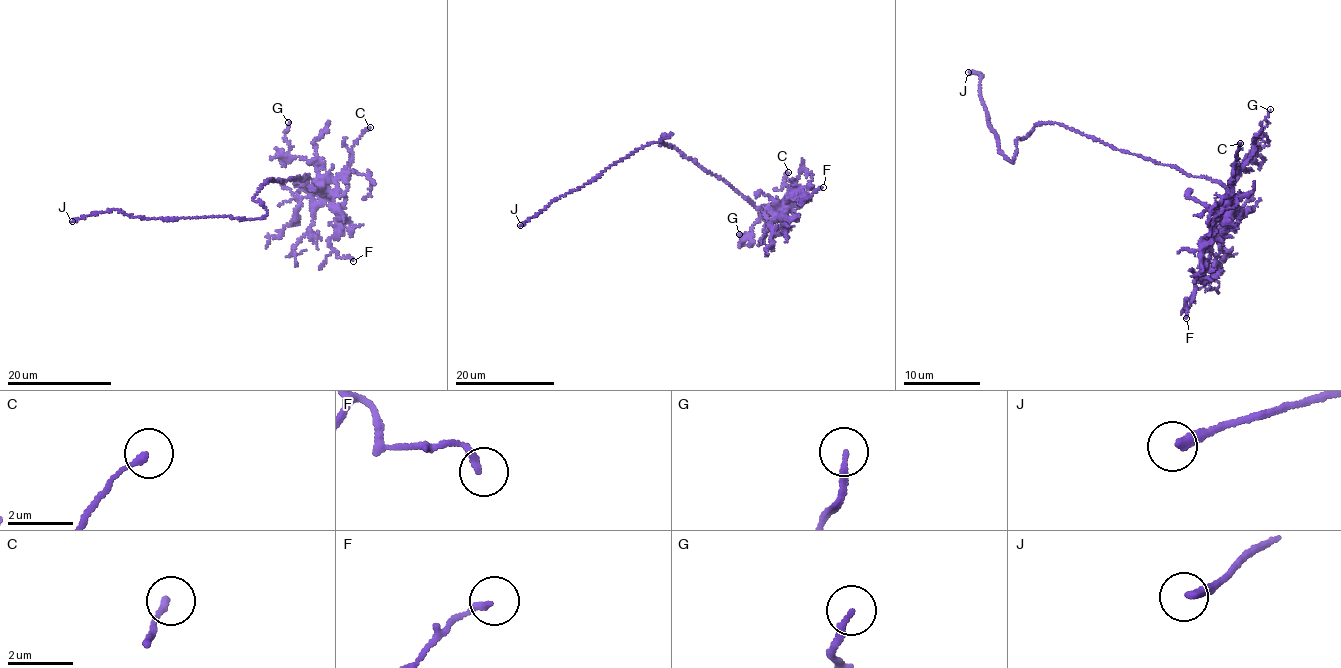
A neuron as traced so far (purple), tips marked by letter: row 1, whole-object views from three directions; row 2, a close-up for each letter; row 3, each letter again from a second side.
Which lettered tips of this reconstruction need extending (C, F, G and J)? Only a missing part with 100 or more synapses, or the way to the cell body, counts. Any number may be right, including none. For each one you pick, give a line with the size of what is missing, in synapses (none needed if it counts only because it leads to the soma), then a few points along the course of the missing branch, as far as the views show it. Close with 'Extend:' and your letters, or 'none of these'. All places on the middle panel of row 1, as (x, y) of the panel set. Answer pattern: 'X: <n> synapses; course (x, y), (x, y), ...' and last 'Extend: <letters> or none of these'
J: course (520, 225), (505, 229), (496, 225), (494, 227)
Extend: J

